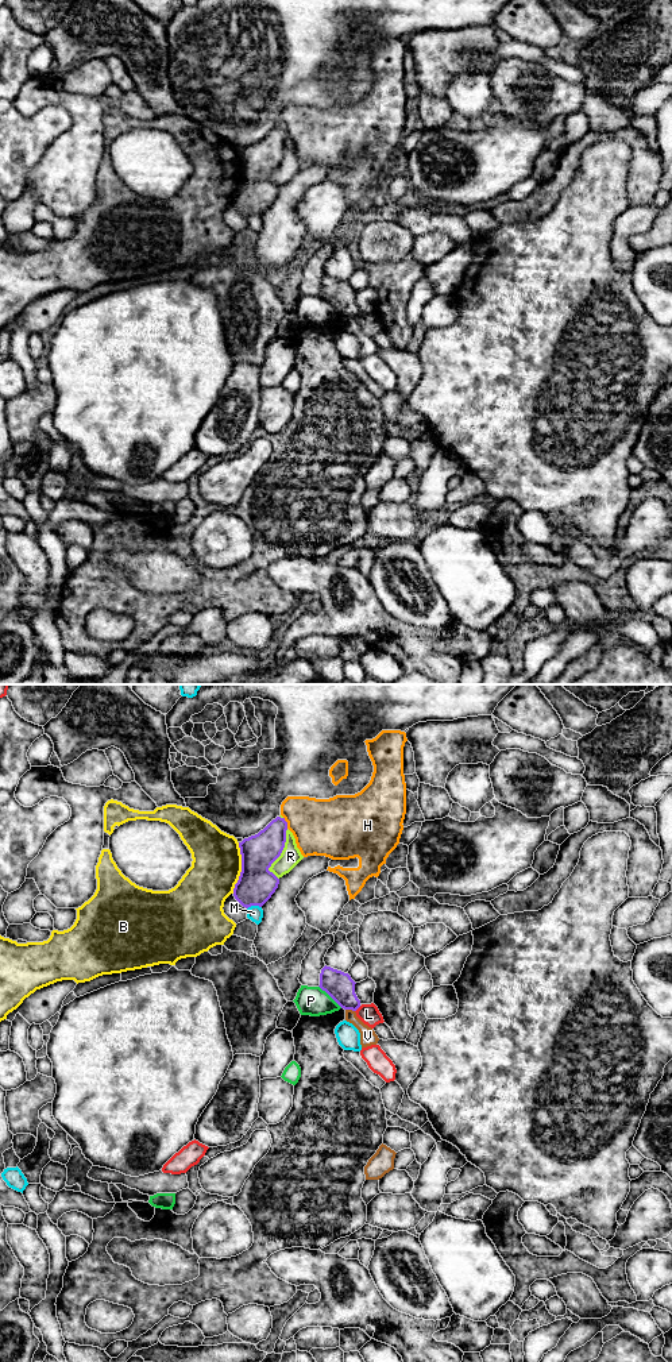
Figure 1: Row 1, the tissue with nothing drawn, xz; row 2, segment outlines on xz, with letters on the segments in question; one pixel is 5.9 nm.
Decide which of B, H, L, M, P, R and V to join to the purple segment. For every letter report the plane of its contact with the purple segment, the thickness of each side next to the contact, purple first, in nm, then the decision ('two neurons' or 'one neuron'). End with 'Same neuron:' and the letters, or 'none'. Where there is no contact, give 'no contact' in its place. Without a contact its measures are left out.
B: meets purple in xz; 220 nm thick on the purple side, 300 nm on the other; two neurons
H: meets purple in xz; 220 nm thick on the purple side, 340 nm on the other; two neurons
L: meets purple in xz; 170 nm thick on the purple side, 120 nm on the other; two neurons
M: meets purple in xz; 220 nm thick on the purple side, 90 nm on the other; two neurons
P: meets purple in xz; 170 nm thick on the purple side, 180 nm on the other; two neurons
R: meets purple in xz; 220 nm thick on the purple side, 120 nm on the other; two neurons
V: meets purple in xz; 170 nm thick on the purple side, 100 nm on the other; two neurons
Same neuron: none

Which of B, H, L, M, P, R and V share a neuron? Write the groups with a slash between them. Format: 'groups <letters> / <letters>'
groups B / H / L / M / P / R / V

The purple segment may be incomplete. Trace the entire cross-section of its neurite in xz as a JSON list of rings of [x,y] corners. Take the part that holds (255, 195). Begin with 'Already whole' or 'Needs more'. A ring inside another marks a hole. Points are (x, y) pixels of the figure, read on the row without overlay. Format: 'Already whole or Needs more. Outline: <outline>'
Already whole. Outline: [[[277,126],[258,143],[239,151],[242,181],[233,205],[243,216],[262,216],[278,197],[279,188],[269,177],[285,157],[286,139],[285,127]]]

